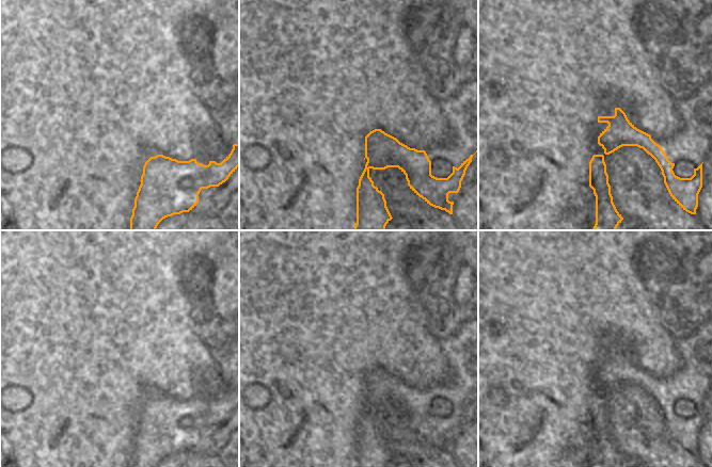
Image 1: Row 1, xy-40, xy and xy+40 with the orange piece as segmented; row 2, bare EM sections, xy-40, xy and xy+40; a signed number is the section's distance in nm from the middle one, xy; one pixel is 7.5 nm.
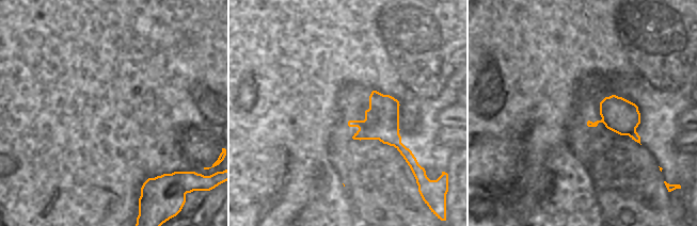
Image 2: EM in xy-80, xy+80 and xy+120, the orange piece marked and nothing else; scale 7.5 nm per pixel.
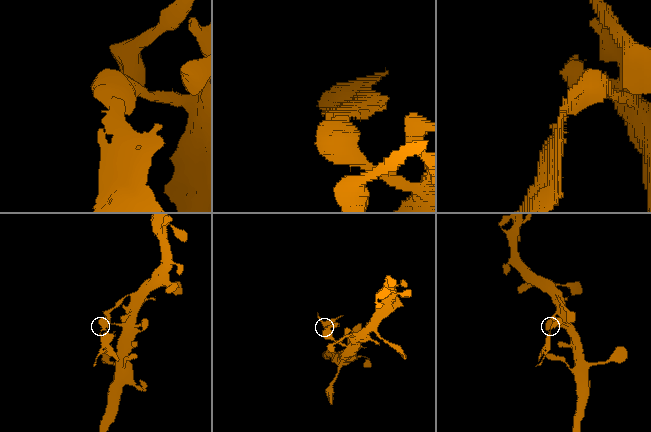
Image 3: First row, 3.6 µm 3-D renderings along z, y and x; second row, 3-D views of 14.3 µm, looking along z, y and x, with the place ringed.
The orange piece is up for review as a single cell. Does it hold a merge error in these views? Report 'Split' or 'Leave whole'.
Split.

